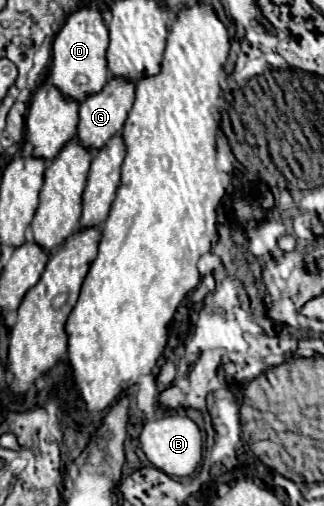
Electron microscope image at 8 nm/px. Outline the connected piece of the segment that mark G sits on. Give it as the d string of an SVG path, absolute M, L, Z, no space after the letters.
M112 77L106 87L80 103L80 123L78 123L78 143L88 151L100 151L114 135L118 135L126 123L128 111L134 103L134 83Z

